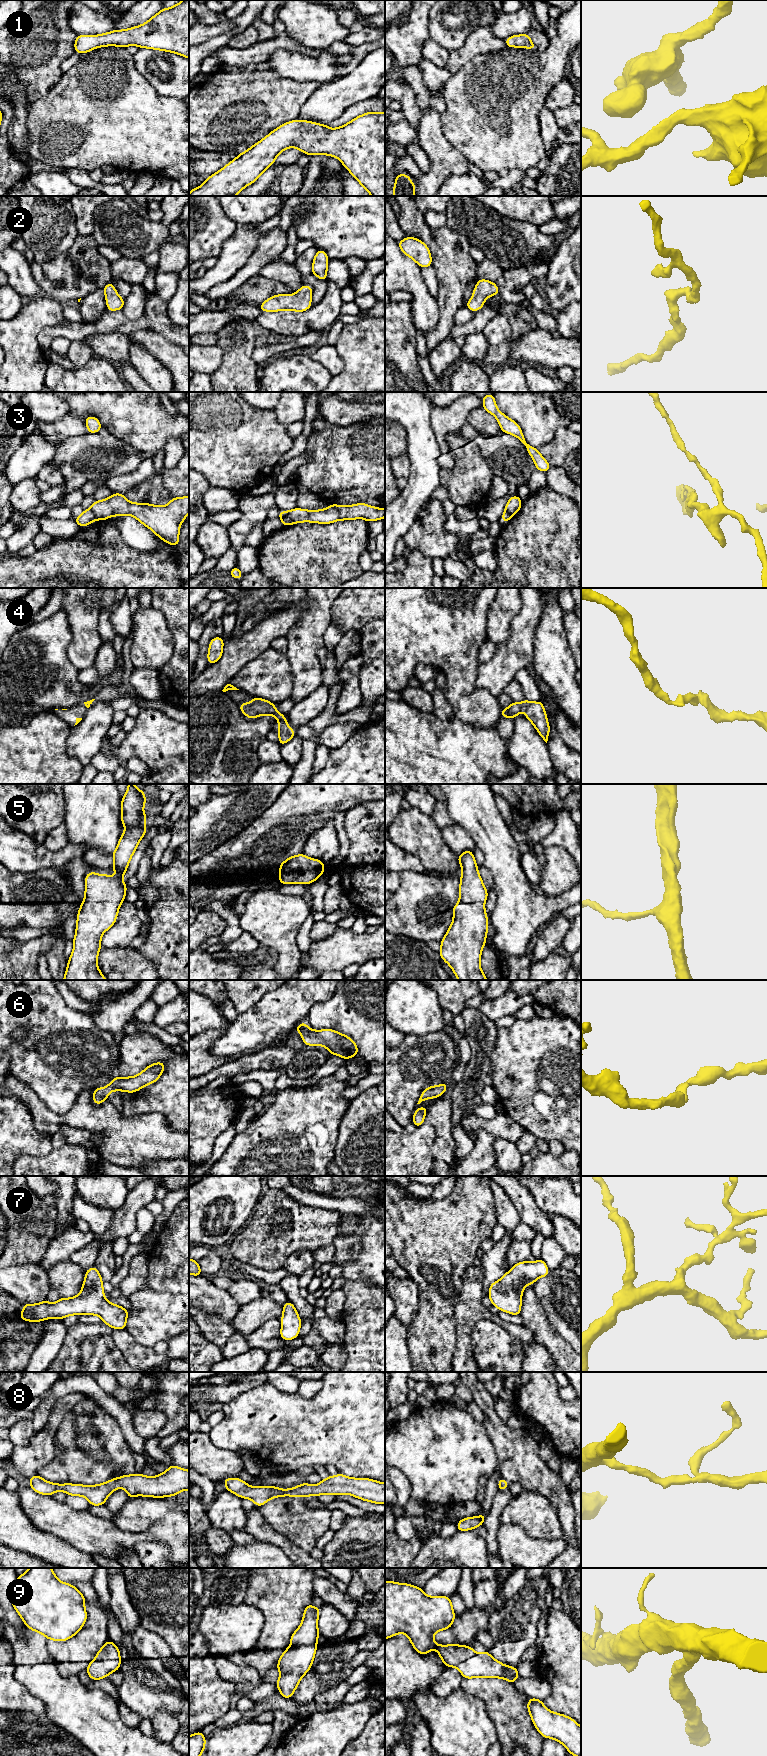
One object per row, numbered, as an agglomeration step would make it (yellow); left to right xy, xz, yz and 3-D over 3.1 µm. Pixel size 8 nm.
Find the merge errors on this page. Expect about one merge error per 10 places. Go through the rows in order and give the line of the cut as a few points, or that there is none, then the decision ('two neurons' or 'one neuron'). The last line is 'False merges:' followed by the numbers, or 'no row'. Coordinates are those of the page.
1: cut none; one neuron
2: cut none; one neuron
3: cut xz (289, 511), (281, 520); two neurons
4: cut none; one neuron
5: cut none; one neuron
6: cut none; one neuron
7: cut none; one neuron
8: cut none; one neuron
9: cut none; one neuron
False merges: 3

